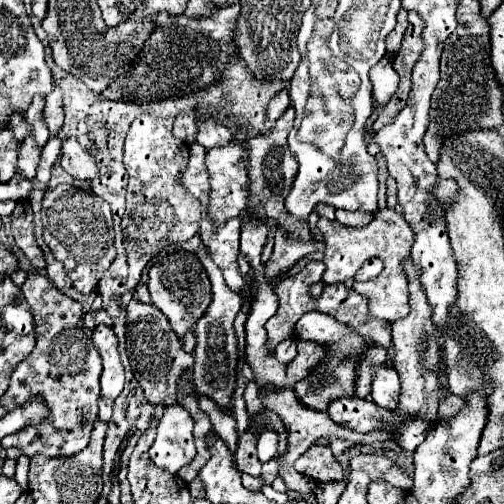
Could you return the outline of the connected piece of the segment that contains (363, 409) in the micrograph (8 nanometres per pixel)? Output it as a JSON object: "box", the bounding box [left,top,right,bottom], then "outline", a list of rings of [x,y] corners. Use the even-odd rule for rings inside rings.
{"box":[327,397,393,433],"outline":[[[359,397],[335,399],[327,407],[327,413],[337,425],[353,431],[361,431],[361,433],[369,433],[373,429],[385,427],[383,423],[393,417],[393,411],[381,409],[373,401]]]}

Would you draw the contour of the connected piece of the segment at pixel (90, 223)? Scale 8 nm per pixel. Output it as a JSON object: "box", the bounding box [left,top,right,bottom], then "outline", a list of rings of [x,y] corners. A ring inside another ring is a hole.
{"box":[43,185,117,295],"outline":[[[57,185],[57,189],[47,191],[43,199],[43,239],[47,247],[51,249],[53,257],[65,265],[65,271],[69,279],[73,281],[73,287],[89,295],[95,291],[99,279],[113,263],[117,251],[113,245],[113,221],[111,221],[111,209],[109,203],[97,197],[89,185],[75,189],[71,185]]]}

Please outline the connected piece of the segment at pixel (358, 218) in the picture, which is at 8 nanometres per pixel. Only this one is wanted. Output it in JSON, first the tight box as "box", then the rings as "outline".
{"box":[337,209,371,227],"outline":[[[337,209],[337,221],[341,225],[347,225],[347,227],[363,227],[363,225],[369,225],[371,215],[369,213],[363,213],[363,211]]]}

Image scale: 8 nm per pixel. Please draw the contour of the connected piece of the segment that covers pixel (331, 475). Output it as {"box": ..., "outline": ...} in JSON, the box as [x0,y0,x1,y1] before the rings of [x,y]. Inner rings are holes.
{"box":[295,440,343,483],"outline":[[[324,440],[314,443],[301,455],[295,461],[295,469],[317,483],[343,481],[343,469]]]}

